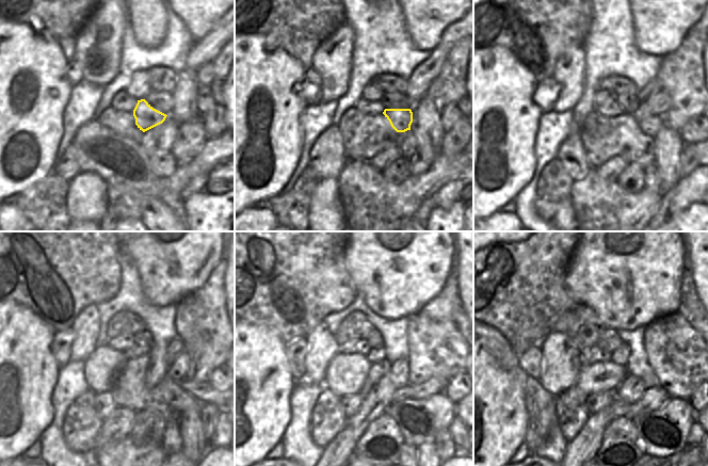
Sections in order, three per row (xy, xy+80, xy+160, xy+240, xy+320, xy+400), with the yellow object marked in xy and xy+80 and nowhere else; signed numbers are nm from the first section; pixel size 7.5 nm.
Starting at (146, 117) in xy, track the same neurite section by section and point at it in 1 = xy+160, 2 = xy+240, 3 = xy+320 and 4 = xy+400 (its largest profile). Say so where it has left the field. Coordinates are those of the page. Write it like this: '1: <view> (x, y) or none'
1: xy+160 (650, 125)
2: xy+240 (178, 370)
3: xy+320 (436, 349)
4: xy+400 (680, 358)

